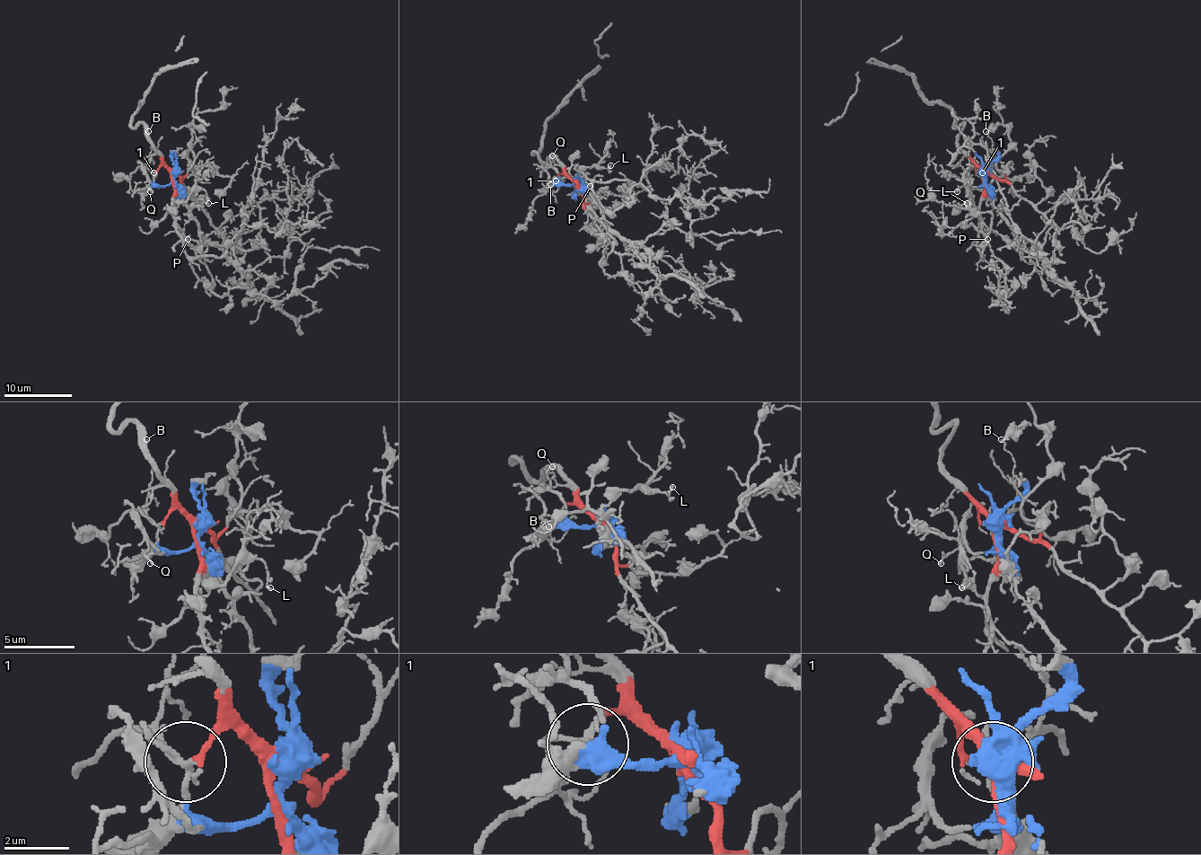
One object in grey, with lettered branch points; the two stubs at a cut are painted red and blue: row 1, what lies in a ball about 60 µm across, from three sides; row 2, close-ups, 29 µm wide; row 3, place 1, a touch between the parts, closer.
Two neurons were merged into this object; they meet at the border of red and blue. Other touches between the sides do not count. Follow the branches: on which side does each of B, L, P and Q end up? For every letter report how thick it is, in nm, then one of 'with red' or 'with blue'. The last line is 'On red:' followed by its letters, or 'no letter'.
B: 120 nm | with red
L: 130 nm | with red
P: 140 nm | with red
Q: 200 nm | with blue
On red: B, L, P

